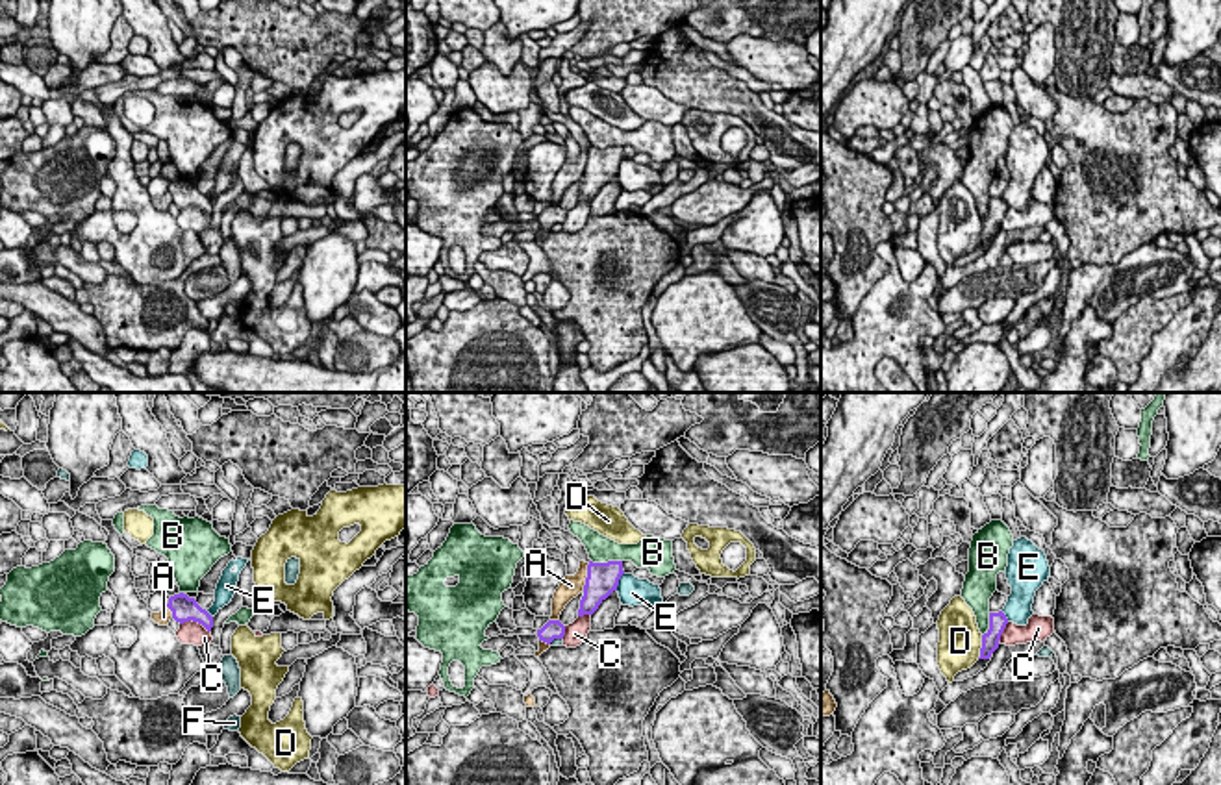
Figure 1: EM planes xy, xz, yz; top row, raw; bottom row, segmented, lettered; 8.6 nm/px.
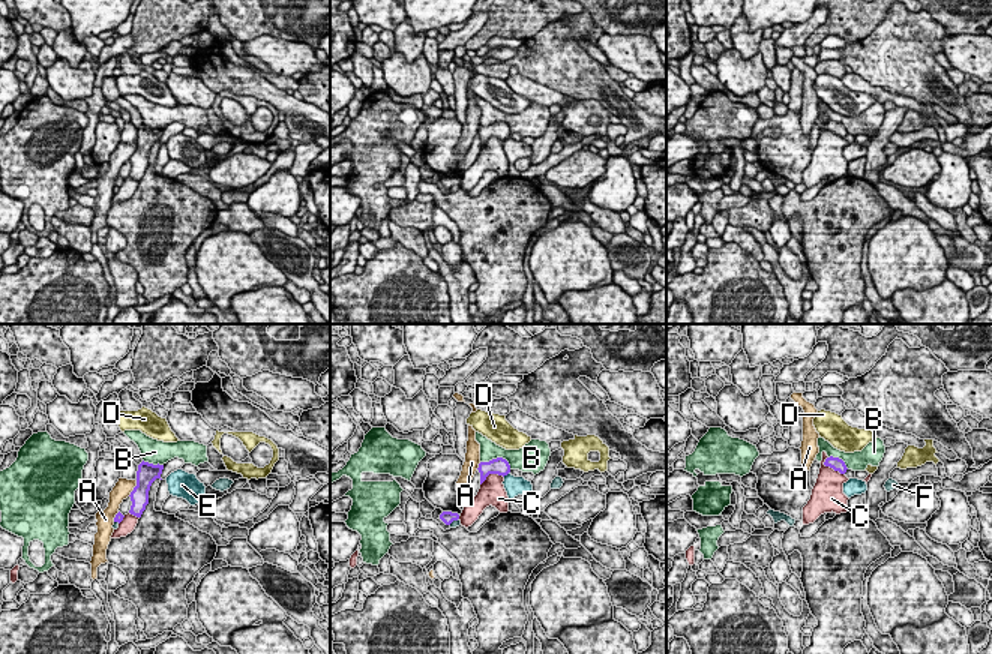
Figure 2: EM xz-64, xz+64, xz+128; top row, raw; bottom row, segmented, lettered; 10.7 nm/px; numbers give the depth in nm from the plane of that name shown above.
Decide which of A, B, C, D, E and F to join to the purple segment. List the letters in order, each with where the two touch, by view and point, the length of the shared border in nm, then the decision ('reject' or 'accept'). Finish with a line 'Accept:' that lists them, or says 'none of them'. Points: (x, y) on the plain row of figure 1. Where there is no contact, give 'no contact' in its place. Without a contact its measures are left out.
A: meets purple in xz at (588, 161); contact 240 nm long; reject
B: meets purple in xz at (608, 147); contact 280 nm long; reject
C: meets purple in xy at (195, 206); contact 280 nm long; reject
D: meets purple in yz at (982, 232); contact 220 nm long; reject
E: meets purple in xz at (617, 167); contact 170 nm long; reject
F: meets purple in xz at (554, 223); contact 140 nm long; reject
Accept: none of them

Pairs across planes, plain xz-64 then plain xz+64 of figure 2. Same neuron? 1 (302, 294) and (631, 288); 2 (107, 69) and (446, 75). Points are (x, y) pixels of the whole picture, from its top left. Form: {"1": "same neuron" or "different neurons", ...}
{"1": "same neuron", "2": "different neurons"}

